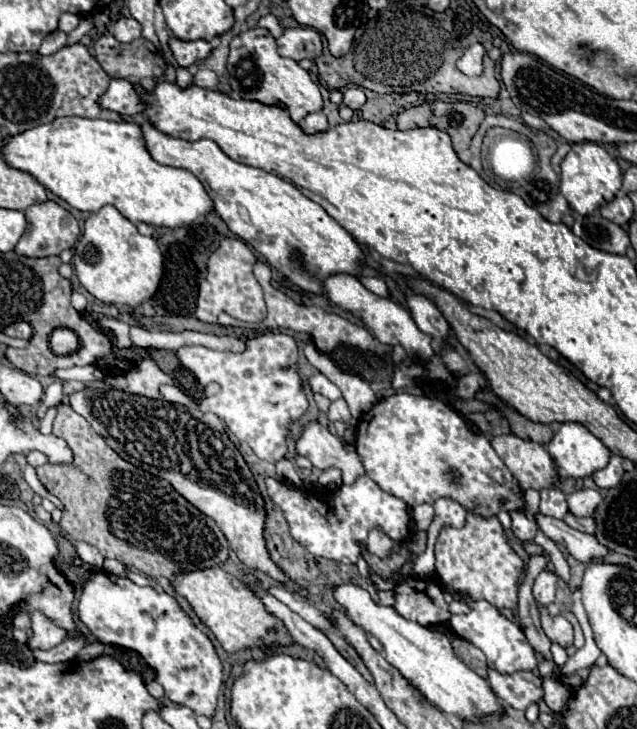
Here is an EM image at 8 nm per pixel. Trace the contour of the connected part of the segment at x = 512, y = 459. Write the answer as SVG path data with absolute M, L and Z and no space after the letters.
M513 434L493 436L491 446L509 468L513 482L521 490L559 488L557 470L553 470L553 458L549 458L545 446L531 440L521 440Z

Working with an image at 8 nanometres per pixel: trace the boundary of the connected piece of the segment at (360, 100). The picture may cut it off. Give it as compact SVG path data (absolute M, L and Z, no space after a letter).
M349 86L349 88L345 88L343 90L343 102L349 106L349 108L353 108L355 112L357 110L361 110L361 106L365 104L365 92L361 90L361 88L357 88L357 86Z

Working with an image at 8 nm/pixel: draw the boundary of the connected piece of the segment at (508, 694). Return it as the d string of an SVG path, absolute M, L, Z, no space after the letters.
M489 670L487 682L491 684L493 692L499 696L501 702L517 710L525 710L531 702L539 702L545 696L541 686L543 684L541 676L533 672L515 672L509 676L503 676L495 670Z

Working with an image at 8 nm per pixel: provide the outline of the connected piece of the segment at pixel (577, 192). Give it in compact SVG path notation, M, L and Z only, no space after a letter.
M579 142L573 144L567 156L561 162L561 194L567 198L569 206L579 214L591 214L601 204L615 198L621 188L621 170L617 160L595 142Z

